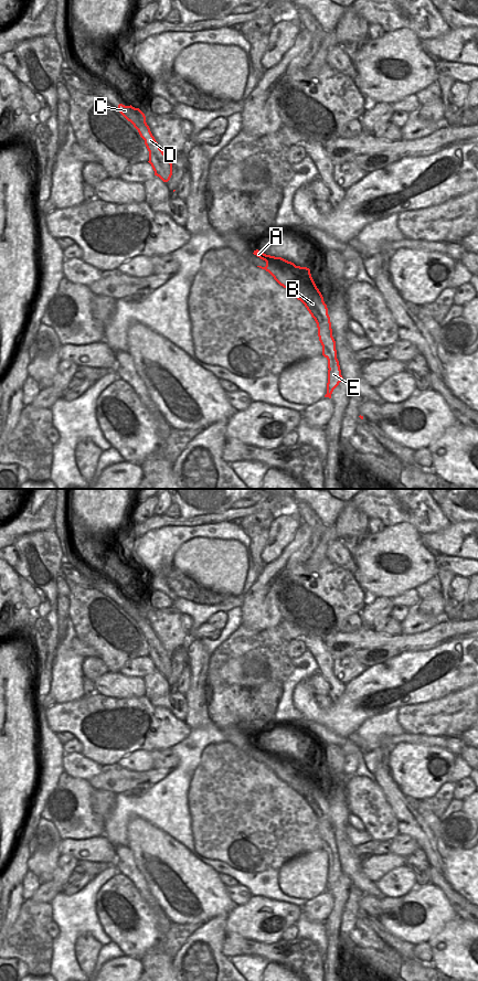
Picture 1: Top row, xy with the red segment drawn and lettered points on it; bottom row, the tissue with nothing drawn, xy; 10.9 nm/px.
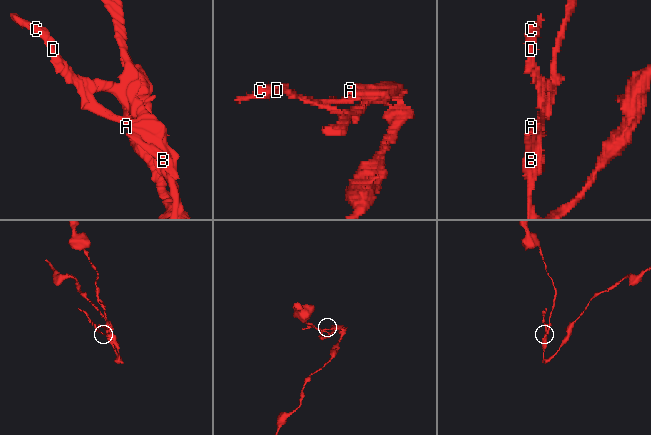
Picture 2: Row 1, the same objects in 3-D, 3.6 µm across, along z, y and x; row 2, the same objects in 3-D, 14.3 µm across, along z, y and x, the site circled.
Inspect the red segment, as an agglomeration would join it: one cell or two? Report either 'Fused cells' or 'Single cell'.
Fused cells.

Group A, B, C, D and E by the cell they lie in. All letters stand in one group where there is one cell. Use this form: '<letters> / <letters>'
A B C D / E

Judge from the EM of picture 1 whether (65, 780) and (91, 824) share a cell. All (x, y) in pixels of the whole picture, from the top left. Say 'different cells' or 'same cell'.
same cell

